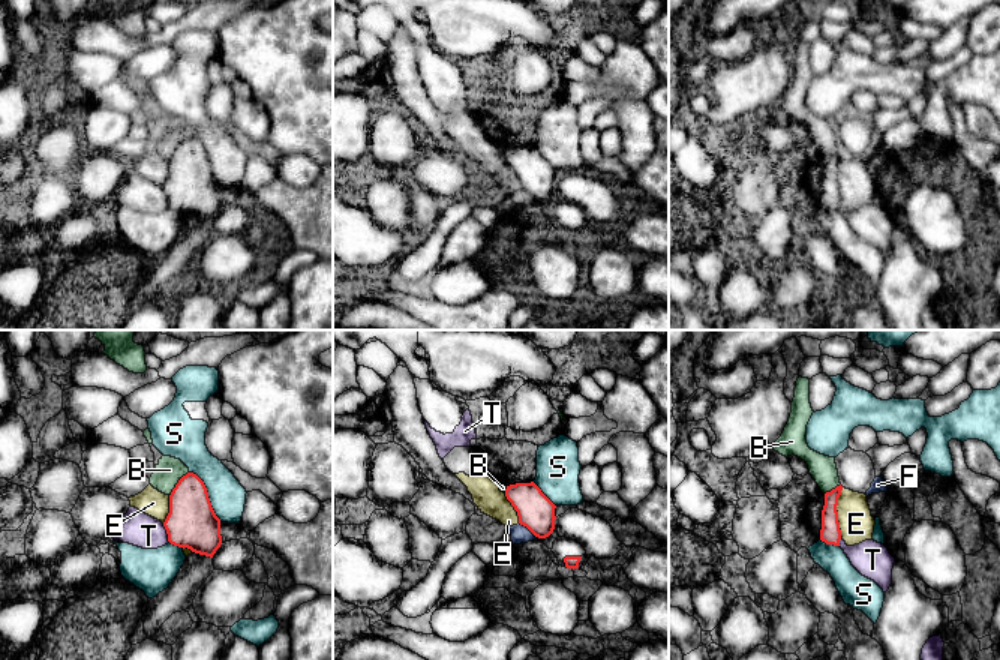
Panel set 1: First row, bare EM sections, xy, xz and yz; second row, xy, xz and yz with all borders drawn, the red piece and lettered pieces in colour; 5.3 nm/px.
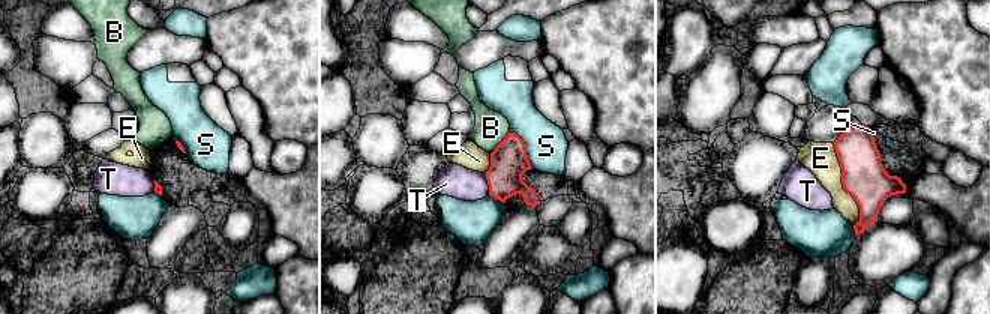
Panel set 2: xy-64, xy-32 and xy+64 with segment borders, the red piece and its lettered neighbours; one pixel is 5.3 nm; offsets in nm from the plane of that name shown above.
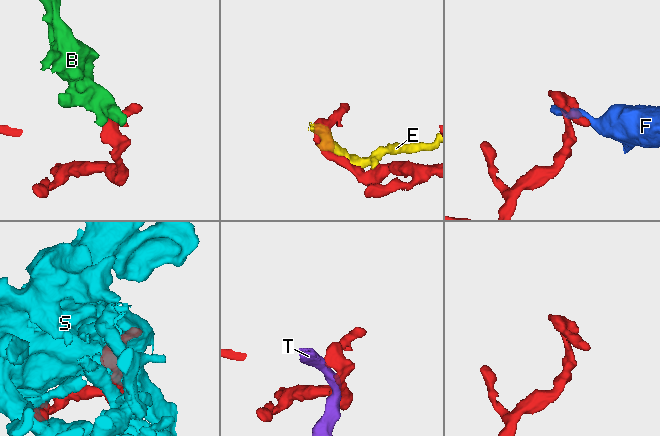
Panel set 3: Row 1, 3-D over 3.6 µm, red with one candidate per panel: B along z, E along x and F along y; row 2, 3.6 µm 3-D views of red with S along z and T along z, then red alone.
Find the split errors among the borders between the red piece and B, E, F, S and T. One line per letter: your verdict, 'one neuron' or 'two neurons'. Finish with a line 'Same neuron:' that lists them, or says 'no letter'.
B: two neurons
E: two neurons
F: two neurons
S: two neurons
T: two neurons
Same neuron: no letter

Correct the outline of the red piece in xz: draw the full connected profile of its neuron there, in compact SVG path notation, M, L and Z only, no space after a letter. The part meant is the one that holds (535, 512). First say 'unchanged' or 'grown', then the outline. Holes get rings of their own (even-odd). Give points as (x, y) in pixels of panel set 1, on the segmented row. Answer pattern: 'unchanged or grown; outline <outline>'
unchanged; outline M534 482L507 486L505 496L517 512L519 524L535 537L546 538L553 532L556 506Z

